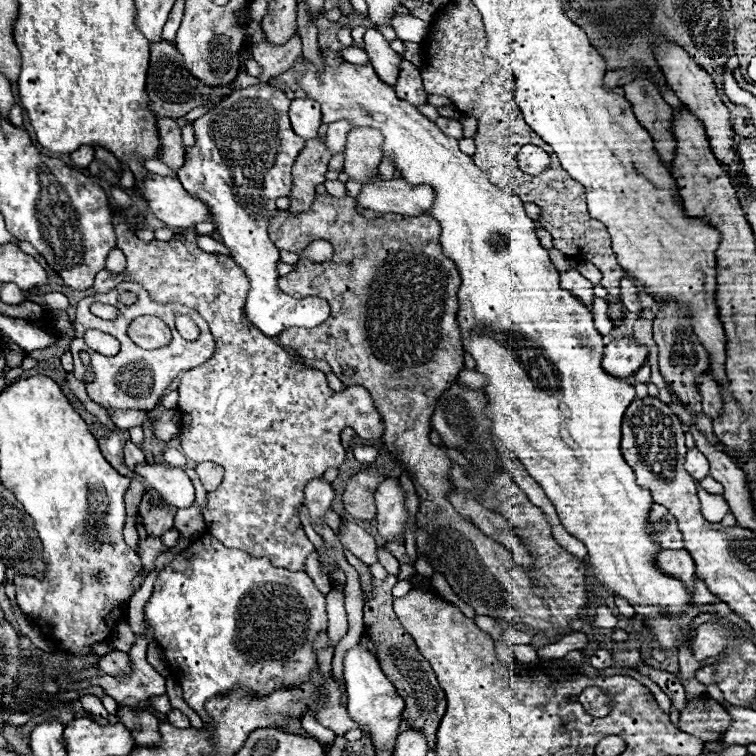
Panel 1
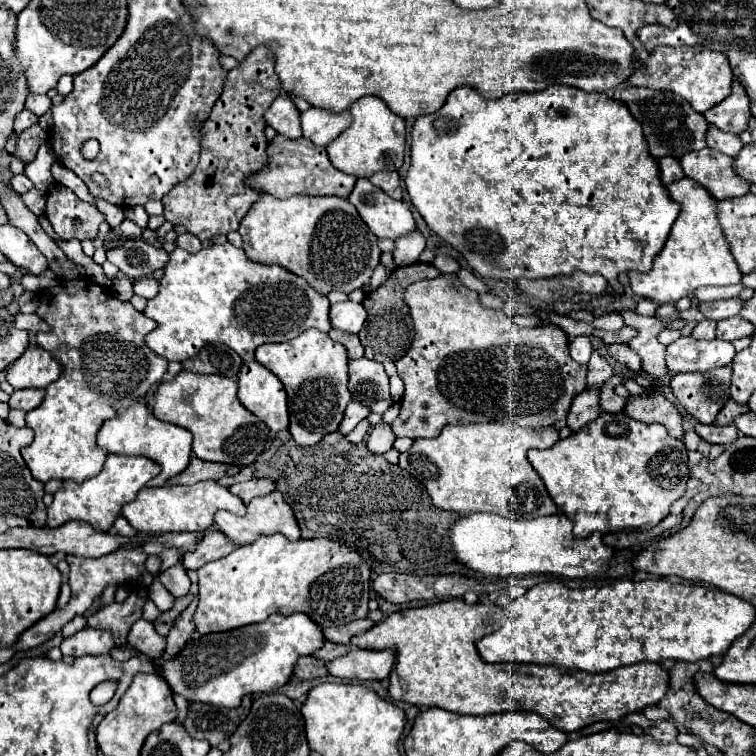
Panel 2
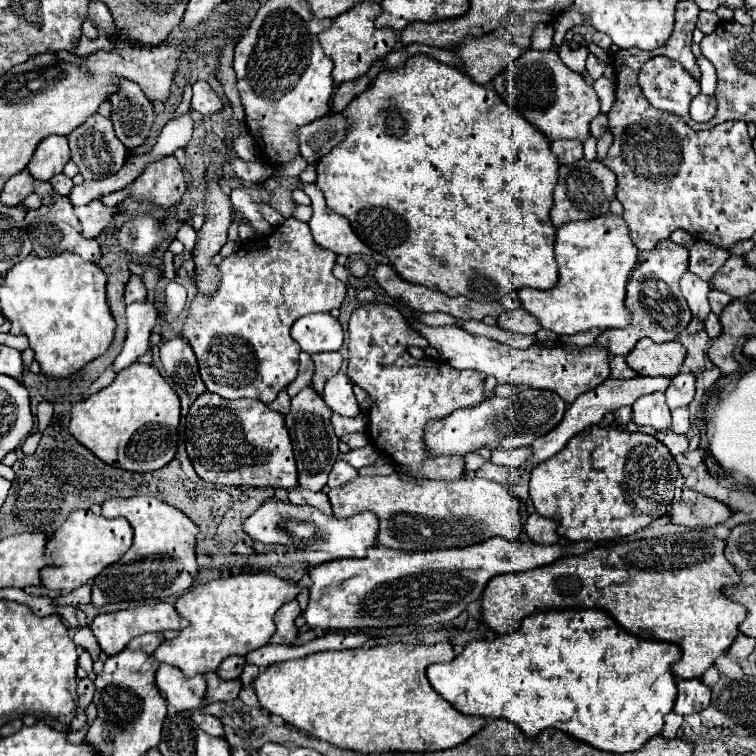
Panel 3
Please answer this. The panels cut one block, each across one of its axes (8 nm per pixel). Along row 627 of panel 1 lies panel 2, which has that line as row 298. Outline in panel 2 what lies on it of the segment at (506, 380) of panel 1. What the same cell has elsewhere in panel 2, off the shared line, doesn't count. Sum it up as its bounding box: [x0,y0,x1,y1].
[630,178,742,304]

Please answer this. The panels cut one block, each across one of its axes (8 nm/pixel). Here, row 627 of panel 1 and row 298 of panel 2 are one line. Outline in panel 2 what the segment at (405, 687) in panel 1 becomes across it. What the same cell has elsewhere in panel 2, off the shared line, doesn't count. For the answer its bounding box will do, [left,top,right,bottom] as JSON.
[358,262,440,362]

